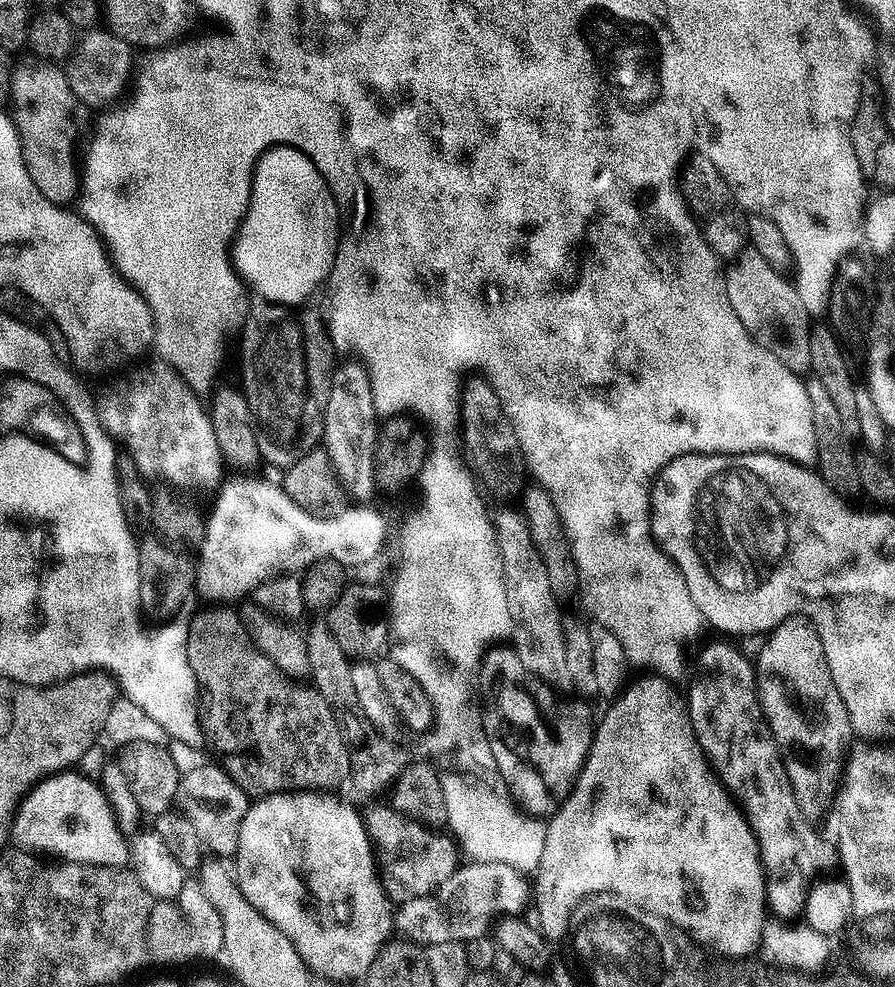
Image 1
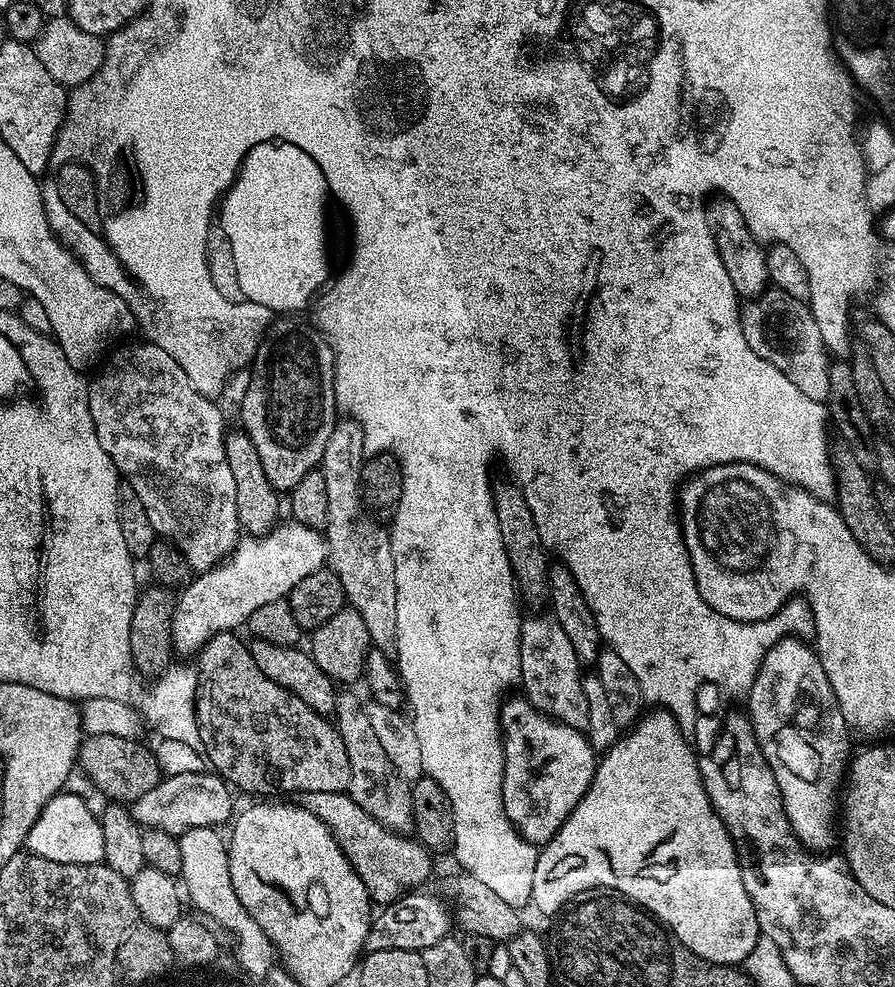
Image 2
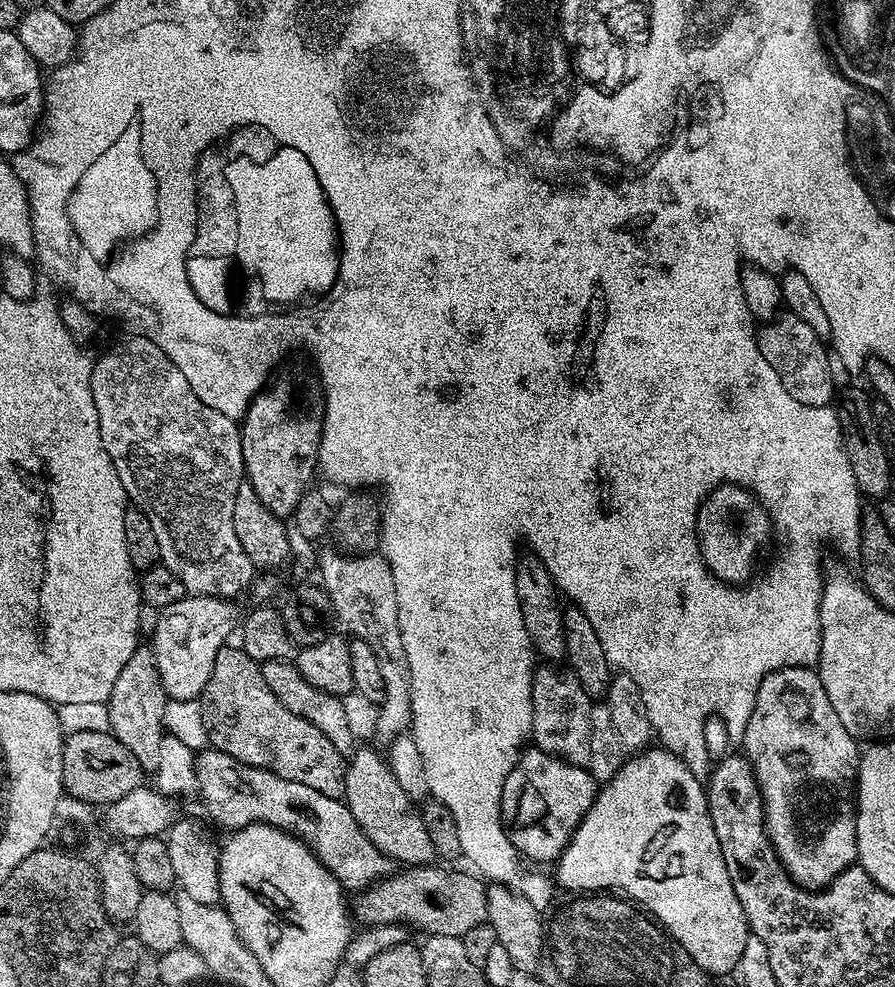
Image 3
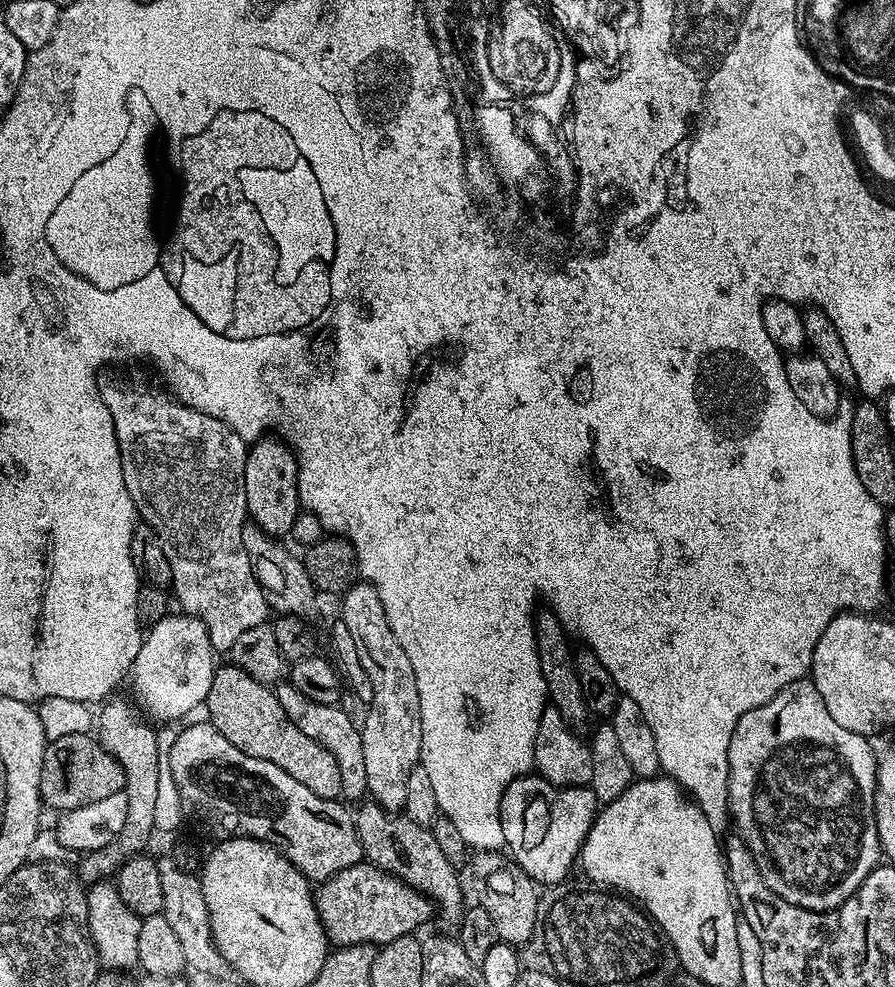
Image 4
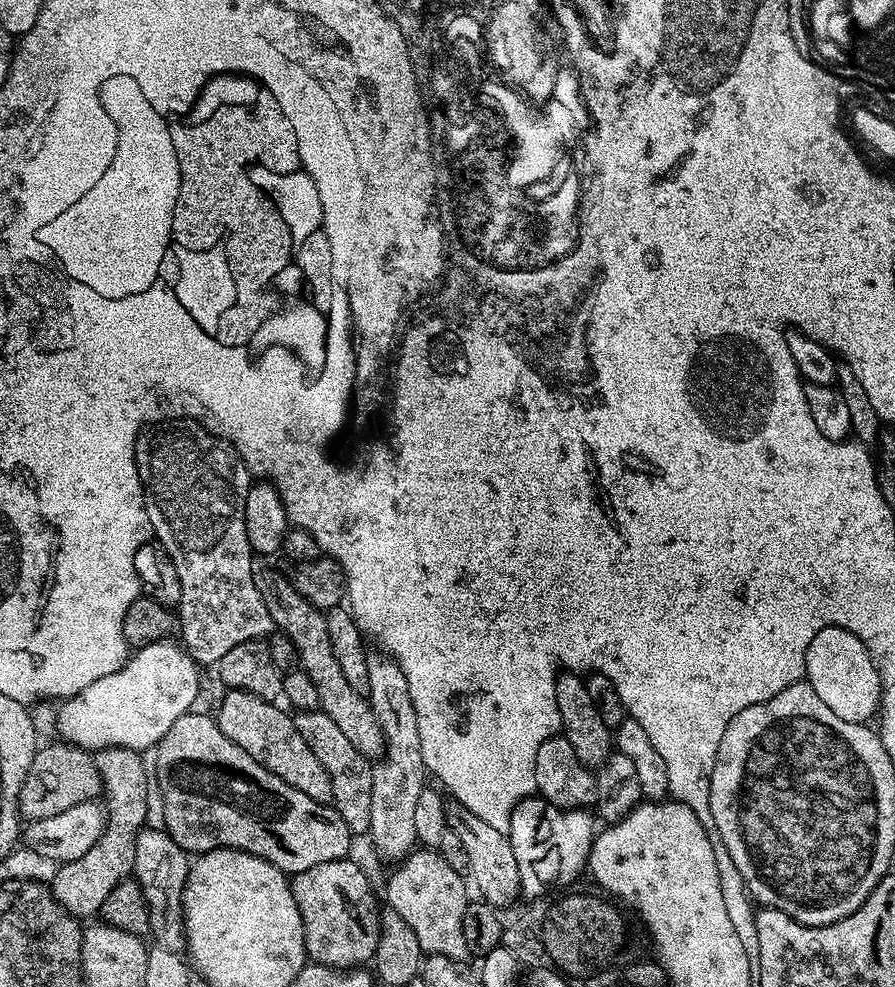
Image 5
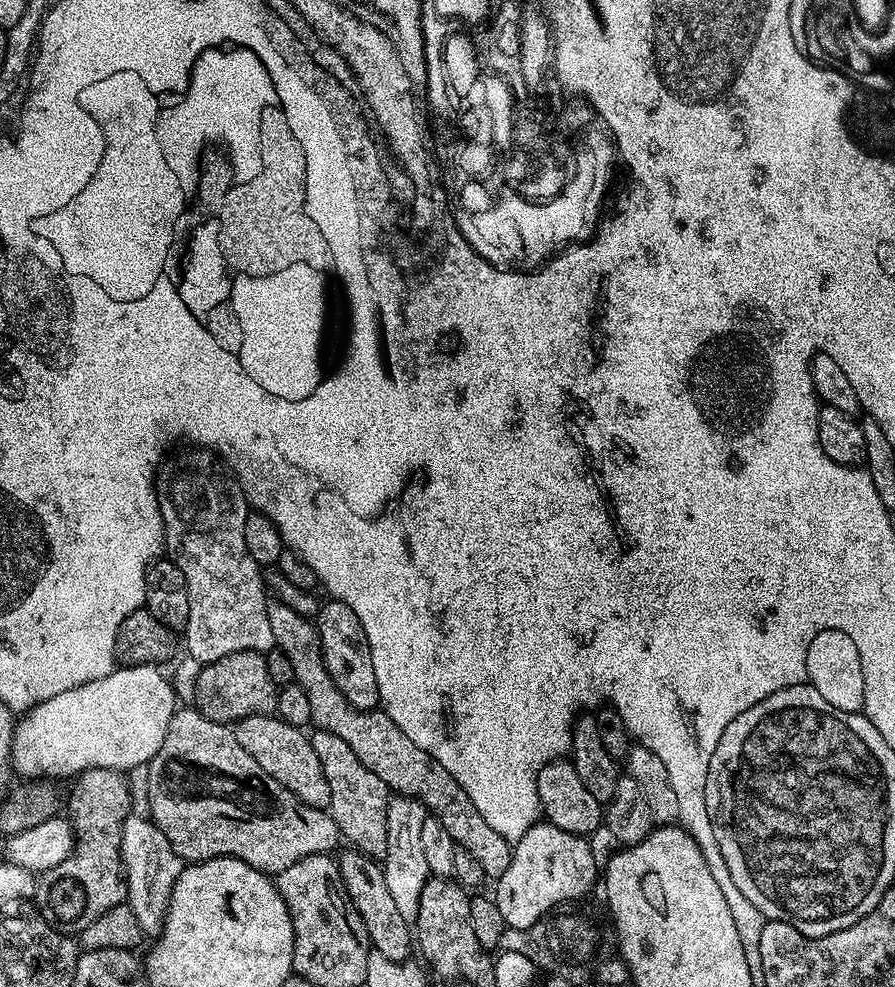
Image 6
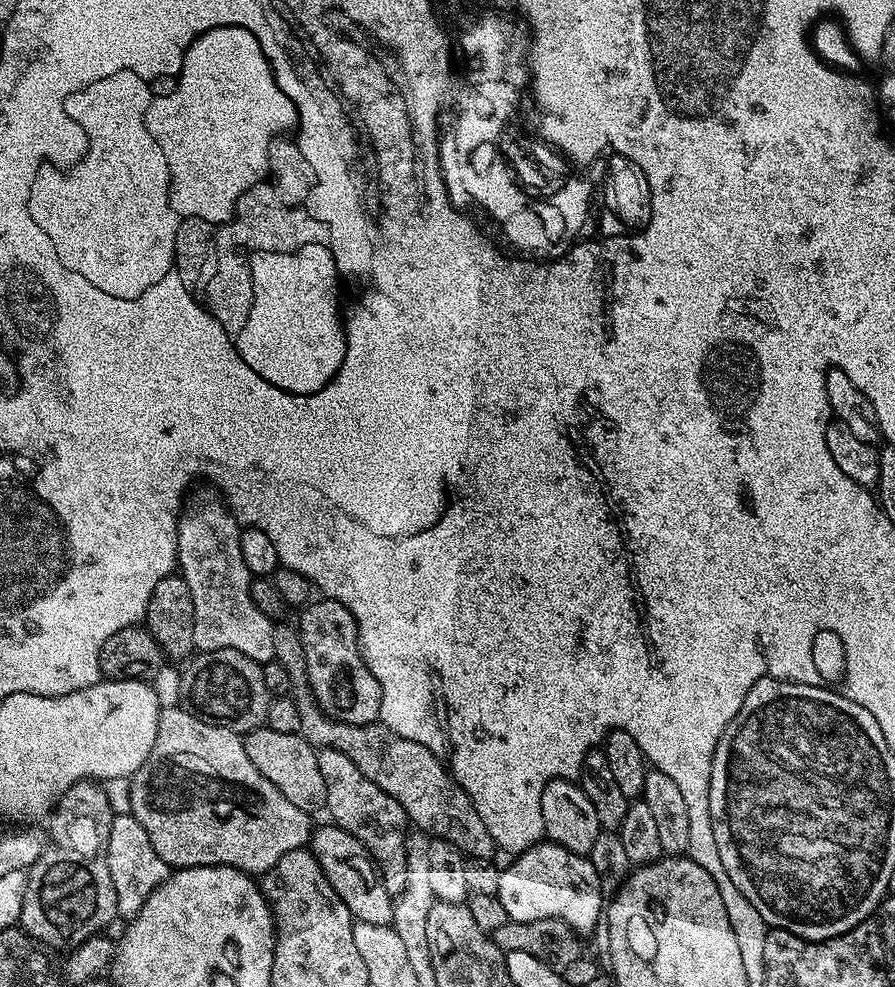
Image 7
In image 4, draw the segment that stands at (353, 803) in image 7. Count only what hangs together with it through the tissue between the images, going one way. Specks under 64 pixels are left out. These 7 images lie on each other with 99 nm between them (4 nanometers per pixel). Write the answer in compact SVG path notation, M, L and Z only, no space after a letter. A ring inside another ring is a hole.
M281 682L275 685L274 691L278 698L278 706L286 710L286 718L306 734L306 738L312 738L330 752L334 762L338 764L338 775L342 778L342 790L340 796L345 801L356 800L360 802L365 799L368 791L366 782L366 757L362 755L362 738L357 721L352 721L340 704L323 704L314 702L312 698L306 698L302 690L295 688L290 682Z

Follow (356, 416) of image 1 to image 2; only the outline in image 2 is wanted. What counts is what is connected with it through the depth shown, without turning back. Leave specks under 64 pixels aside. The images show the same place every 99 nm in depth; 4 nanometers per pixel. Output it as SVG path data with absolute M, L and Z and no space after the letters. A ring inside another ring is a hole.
M351 418L337 419L334 434L326 442L326 454L320 459L318 471L326 478L326 510L328 522L322 535L328 546L327 563L338 574L344 587L344 599L366 622L373 645L392 654L396 650L396 627L400 587L396 584L392 537L372 516L364 513L366 501L361 491L361 472L366 461L364 432Z

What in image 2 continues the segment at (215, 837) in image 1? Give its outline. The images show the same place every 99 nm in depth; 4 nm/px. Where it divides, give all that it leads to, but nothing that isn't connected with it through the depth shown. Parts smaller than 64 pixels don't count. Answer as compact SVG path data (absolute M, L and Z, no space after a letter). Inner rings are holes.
M215 771L208 772L176 772L173 776L165 775L154 786L154 790L144 794L142 798L131 801L130 811L140 827L161 828L166 834L179 838L186 830L195 828L216 828L220 824L227 825L233 819L233 789L224 777L217 776Z

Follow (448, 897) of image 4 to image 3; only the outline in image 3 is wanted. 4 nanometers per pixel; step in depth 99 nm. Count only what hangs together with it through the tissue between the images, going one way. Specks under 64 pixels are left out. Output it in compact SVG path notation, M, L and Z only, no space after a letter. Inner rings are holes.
M357 747L347 761L344 769L344 794L342 797L347 804L350 814L354 814L354 822L362 826L362 834L382 850L389 860L399 862L404 866L419 866L430 864L437 859L434 850L434 842L430 842L430 834L426 834L426 826L420 817L420 808L406 795L402 786L398 786L398 778L394 778L392 771L388 769L387 761L372 748Z

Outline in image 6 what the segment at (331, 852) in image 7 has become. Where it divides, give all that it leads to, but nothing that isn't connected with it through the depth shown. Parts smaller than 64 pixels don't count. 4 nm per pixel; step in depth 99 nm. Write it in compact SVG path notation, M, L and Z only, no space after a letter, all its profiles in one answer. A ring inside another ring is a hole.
M355 850L347 851L338 856L342 882L346 886L346 894L354 910L358 910L366 926L371 947L385 958L407 961L411 957L408 955L414 952L414 932L409 921L402 918L394 897L390 895L383 867L371 856Z

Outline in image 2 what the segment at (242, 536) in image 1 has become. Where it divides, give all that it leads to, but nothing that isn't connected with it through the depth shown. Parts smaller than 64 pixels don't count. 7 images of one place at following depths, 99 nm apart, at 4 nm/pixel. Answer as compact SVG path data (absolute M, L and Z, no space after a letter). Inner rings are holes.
M295 522L277 523L271 532L248 534L232 549L231 556L211 568L209 572L199 573L187 588L179 593L172 619L172 646L177 653L184 656L199 653L214 634L230 632L247 625L250 614L258 610L258 606L266 606L266 602L285 599L306 578L306 574L314 574L314 570L325 567L328 559L328 546L319 531L307 528L305 524Z

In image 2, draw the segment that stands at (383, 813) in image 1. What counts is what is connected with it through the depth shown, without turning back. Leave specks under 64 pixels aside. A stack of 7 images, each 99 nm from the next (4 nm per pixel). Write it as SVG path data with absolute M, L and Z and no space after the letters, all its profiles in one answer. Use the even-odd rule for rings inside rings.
M301 792L298 800L310 814L322 818L336 835L338 846L346 854L350 866L354 866L358 878L362 878L368 897L377 905L392 904L427 882L432 872L433 853L411 835L391 832L382 826L382 822L366 814L347 792Z

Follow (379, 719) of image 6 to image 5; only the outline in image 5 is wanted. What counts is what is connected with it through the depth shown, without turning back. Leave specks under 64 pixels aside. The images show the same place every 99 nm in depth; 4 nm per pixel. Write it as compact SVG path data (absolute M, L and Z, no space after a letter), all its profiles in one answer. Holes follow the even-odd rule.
M253 563L252 573L254 574L254 586L258 586L258 594L262 594L262 602L266 602L266 610L270 610L270 618L273 625L278 629L279 635L290 638L294 642L294 650L298 650L300 659L299 671L305 672L313 679L314 686L318 686L319 711L324 712L342 730L342 735L349 740L362 755L369 758L380 758L385 755L384 731L378 726L378 718L374 718L372 705L368 703L365 693L354 690L350 682L342 674L342 666L334 655L334 645L330 643L330 630L328 629L328 618L323 611L316 609L295 589L293 581L283 576L276 568L271 568L271 563ZM455 802L449 803L447 805L446 811L448 814L449 829L454 834L458 834L458 839L462 841L462 846L466 849L466 858L468 859L467 875L470 877L470 880L472 876L473 881L471 880L471 883L474 885L474 888L475 888L474 883L476 883L477 890L481 892L477 893L479 893L479 895L483 897L483 899L487 901L487 903L491 904L493 908L497 910L504 910L504 907L506 907L507 904L512 904L515 902L516 896L519 897L521 895L520 879L518 878L518 858L514 858L514 850L512 849L512 843L509 842L507 835L505 835L505 833L499 832L498 830L494 830L494 826L486 826L486 822L482 822L482 818L478 818L474 814L470 814L468 811L466 811L466 809L463 808L463 806L461 806L461 804Z

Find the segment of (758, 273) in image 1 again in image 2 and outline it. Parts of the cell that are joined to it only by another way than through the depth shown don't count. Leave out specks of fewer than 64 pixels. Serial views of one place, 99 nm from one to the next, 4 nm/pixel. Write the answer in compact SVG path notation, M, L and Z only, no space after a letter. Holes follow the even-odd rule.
M769 286L760 295L751 297L741 307L740 325L742 334L746 334L746 342L750 342L750 350L754 350L754 354L778 366L778 370L782 370L782 374L786 374L786 378L790 378L790 382L794 382L794 386L798 386L798 390L806 394L806 398L827 401L830 394L830 370L828 369L830 355L828 356L828 348L824 345L825 334L822 330L818 330L818 322L812 316L812 308L805 301L790 298L790 294L786 294L781 288Z

